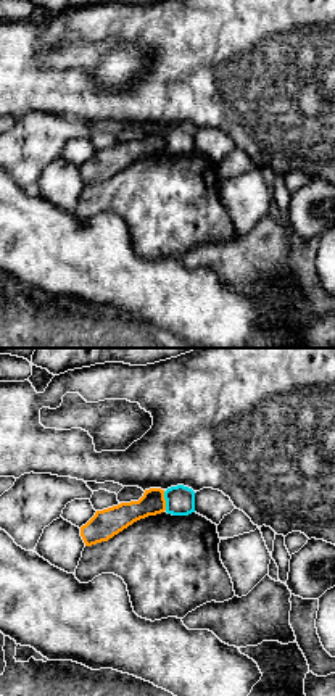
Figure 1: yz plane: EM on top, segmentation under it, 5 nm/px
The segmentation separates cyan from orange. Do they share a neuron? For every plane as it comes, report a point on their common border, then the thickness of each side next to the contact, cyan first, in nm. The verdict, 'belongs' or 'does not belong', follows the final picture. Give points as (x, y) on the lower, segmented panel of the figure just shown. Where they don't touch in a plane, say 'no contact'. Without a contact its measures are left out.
(166, 501) | 140/120 nm

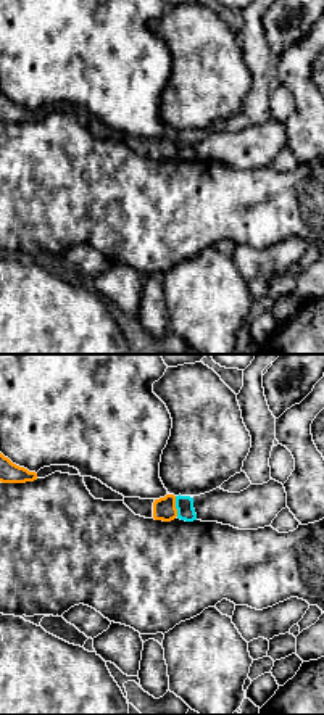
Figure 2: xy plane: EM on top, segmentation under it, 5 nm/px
(176, 506) | 90/110 nm

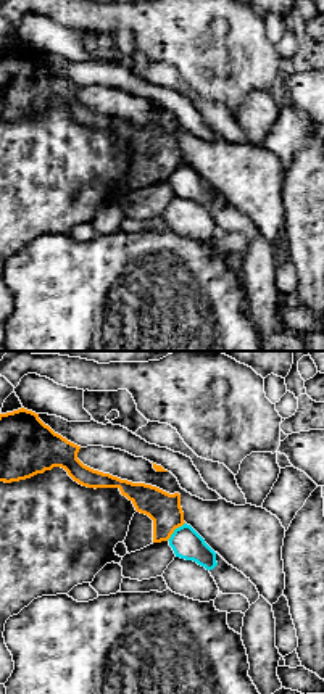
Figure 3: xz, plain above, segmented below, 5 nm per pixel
(174, 530) | 150/160 nm

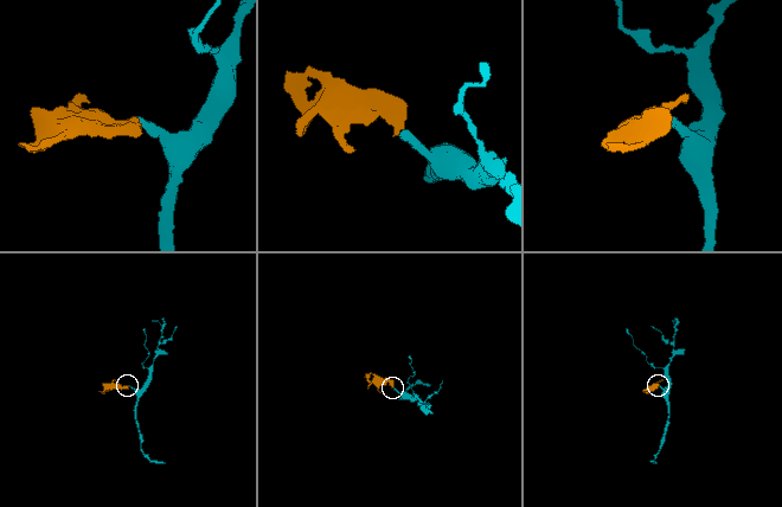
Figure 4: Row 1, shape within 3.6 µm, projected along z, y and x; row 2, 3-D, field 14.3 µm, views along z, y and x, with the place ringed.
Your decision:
does not belong

